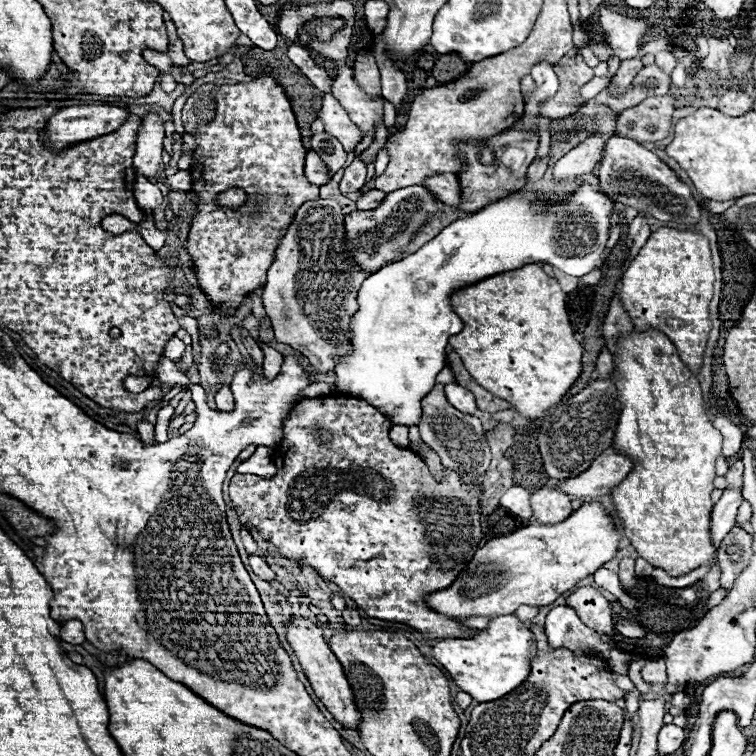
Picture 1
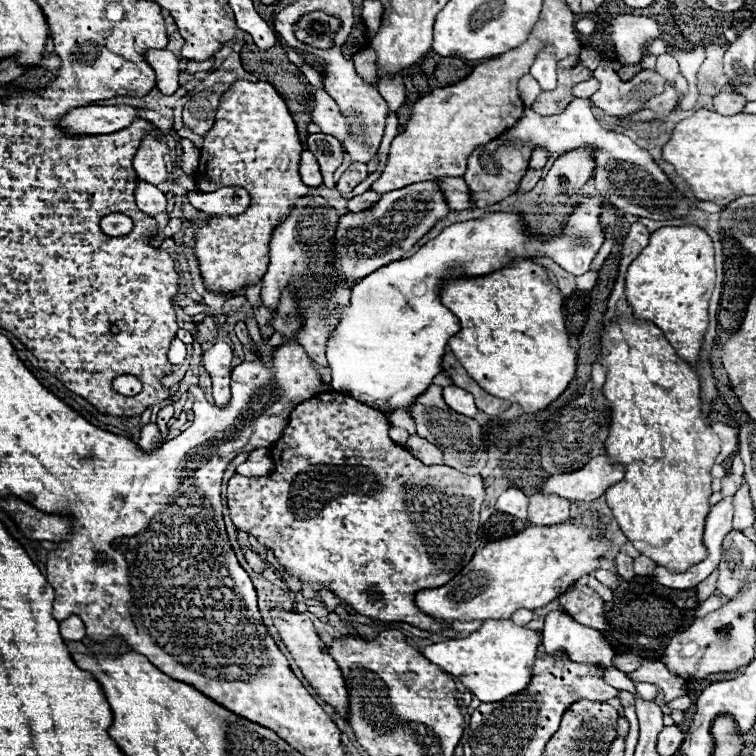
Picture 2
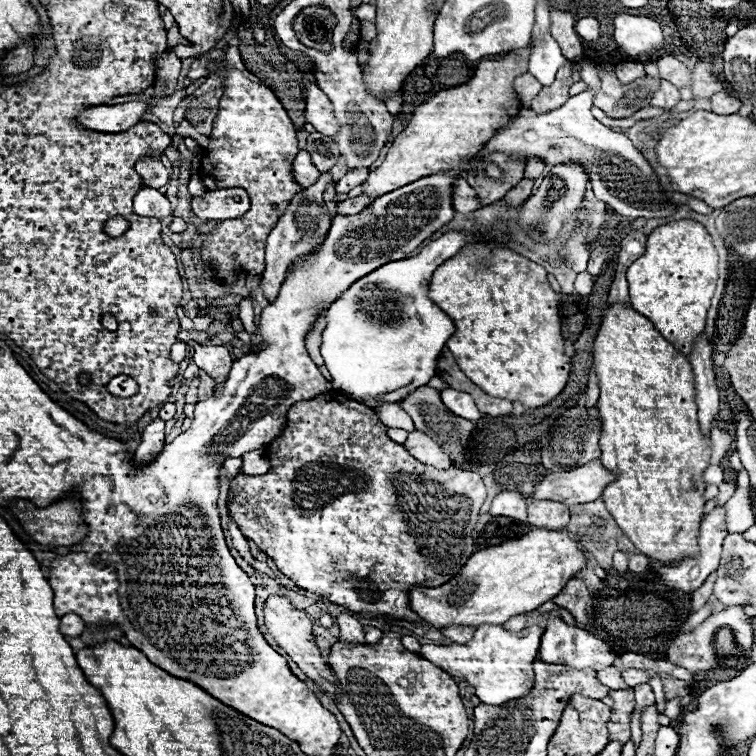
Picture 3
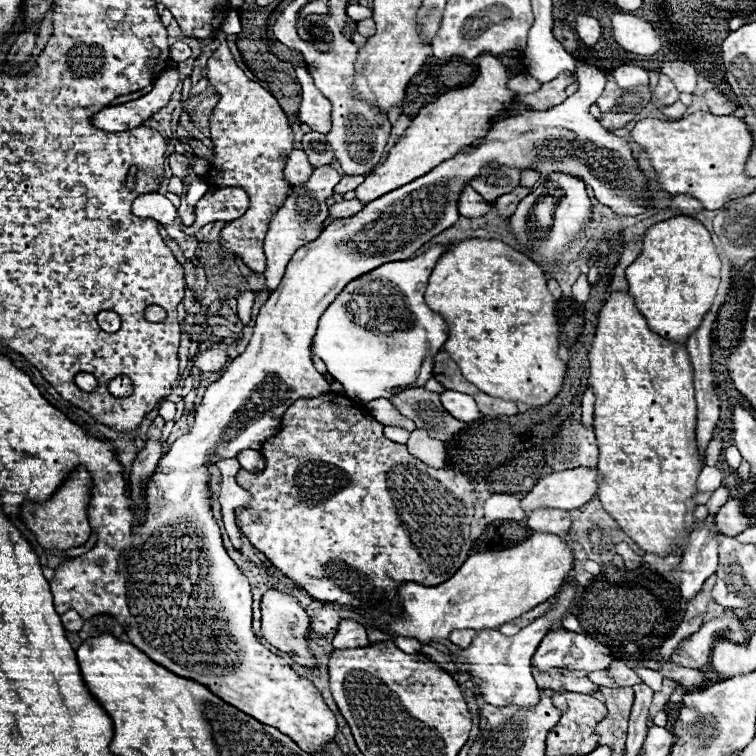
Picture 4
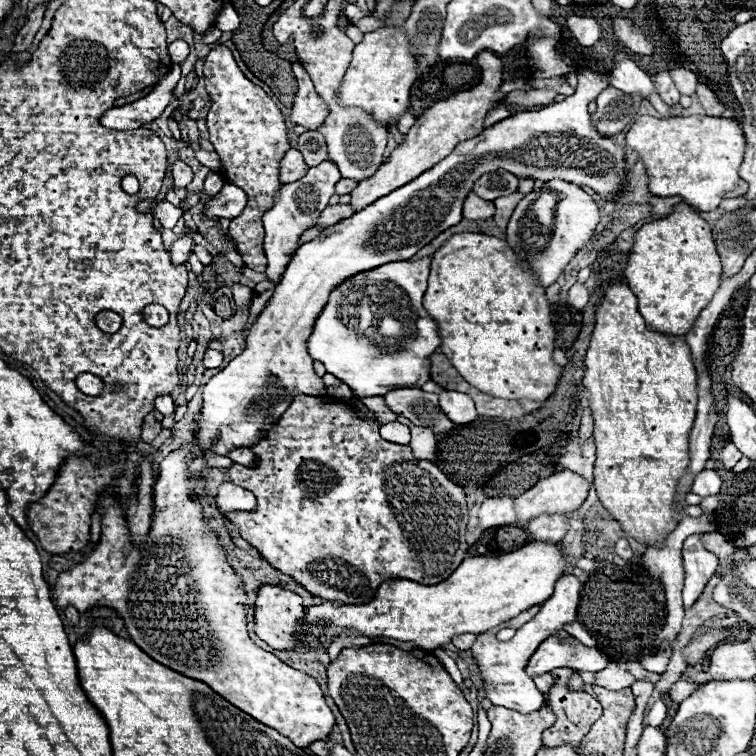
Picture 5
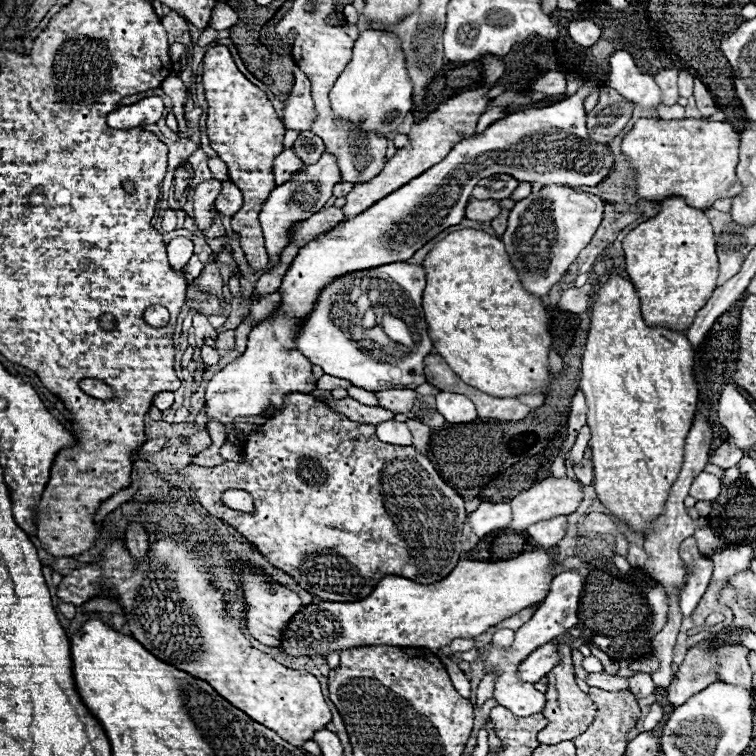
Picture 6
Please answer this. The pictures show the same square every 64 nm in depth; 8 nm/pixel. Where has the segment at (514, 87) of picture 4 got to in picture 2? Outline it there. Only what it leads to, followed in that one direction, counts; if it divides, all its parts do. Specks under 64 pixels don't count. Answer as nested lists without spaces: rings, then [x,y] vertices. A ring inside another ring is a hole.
[[[526,74],[526,76],[518,82],[518,90],[528,98],[528,102],[530,102],[530,100],[536,100],[536,96],[540,94],[540,86],[538,86],[538,82],[536,82],[530,74]]]

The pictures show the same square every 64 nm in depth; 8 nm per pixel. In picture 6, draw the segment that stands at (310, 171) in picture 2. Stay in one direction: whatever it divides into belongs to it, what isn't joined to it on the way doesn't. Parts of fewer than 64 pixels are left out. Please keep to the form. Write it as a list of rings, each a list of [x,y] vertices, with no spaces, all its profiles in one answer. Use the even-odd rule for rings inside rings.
[[[286,148],[282,154],[276,156],[274,160],[274,180],[276,184],[284,184],[286,180],[292,180],[294,172],[304,166],[304,162],[296,156],[296,152],[292,148]]]

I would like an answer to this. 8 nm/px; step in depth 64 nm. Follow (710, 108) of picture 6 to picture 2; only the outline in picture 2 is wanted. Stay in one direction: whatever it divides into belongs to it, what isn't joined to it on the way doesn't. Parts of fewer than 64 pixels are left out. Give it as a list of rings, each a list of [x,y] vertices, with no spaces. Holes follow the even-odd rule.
[[[722,92],[714,98],[714,110],[718,114],[726,114],[726,116],[732,116],[732,114],[740,114],[744,112],[744,104],[748,100],[738,94],[738,92]]]

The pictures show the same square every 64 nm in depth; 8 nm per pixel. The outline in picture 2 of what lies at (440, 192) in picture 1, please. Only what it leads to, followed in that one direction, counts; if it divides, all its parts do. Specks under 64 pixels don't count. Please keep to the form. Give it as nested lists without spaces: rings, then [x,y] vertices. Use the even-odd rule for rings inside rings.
[[[442,176],[438,178],[438,186],[442,188],[442,194],[446,196],[446,202],[452,210],[468,210],[470,208],[470,192],[462,178]]]

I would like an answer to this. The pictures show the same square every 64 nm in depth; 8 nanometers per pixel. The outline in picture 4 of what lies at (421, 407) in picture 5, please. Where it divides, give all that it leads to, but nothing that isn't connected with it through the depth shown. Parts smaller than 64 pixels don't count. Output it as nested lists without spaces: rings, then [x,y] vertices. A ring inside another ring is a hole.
[[[408,388],[400,394],[390,398],[390,402],[410,420],[414,420],[416,428],[424,428],[430,432],[430,436],[450,444],[454,438],[468,426],[466,422],[454,420],[442,404],[440,404],[440,394],[430,392],[426,388]]]

